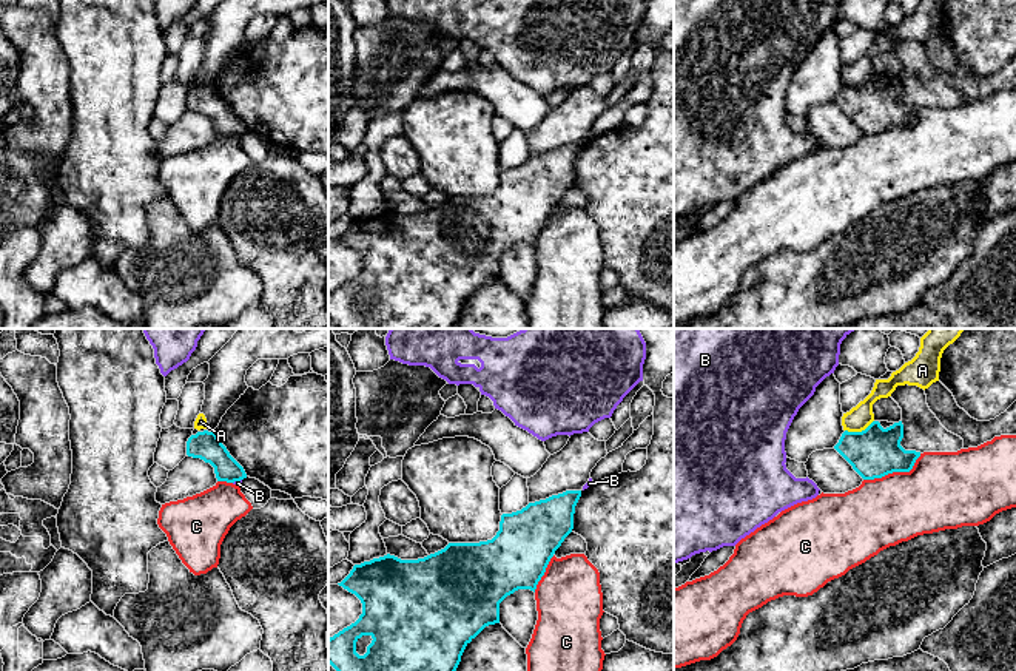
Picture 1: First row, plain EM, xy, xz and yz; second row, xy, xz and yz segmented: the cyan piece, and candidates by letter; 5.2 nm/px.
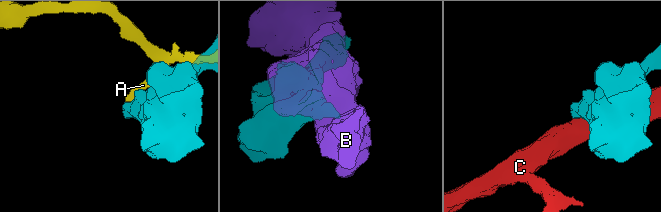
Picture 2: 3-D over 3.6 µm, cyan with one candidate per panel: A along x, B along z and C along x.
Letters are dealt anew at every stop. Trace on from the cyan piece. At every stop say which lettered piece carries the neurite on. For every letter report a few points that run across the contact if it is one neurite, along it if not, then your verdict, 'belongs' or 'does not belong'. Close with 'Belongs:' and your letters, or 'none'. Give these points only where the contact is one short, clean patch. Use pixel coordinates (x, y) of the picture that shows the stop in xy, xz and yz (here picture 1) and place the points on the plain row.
A: line yz (873, 74), (861, 85), (845, 85); does not belong
B: line xy (241, 133), (233, 138); does not belong
C: does not belong
Belongs: none

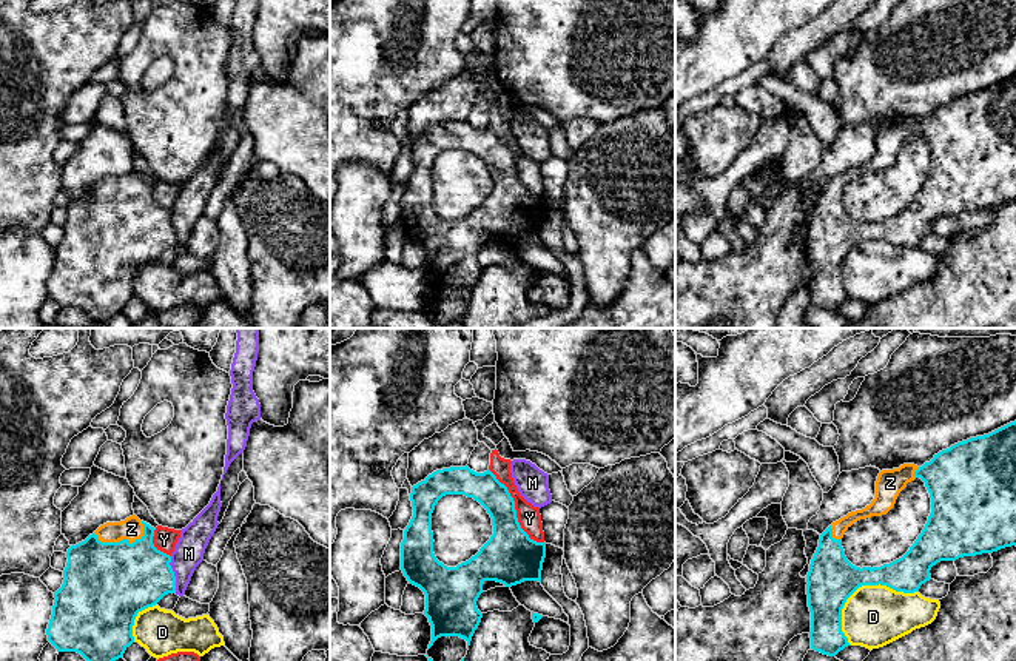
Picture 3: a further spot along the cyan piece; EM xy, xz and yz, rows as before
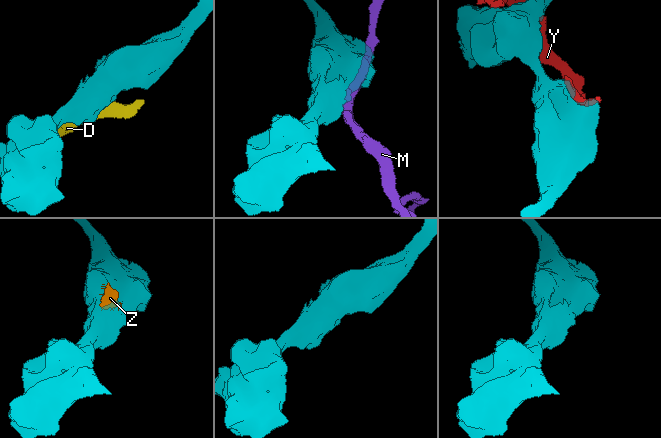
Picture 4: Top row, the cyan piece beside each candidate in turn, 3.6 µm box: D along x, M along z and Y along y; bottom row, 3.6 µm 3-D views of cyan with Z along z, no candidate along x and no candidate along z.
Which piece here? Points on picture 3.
D: does not belong
M: does not belong
Y: does not belong
Z: belongs
Belongs: Z

